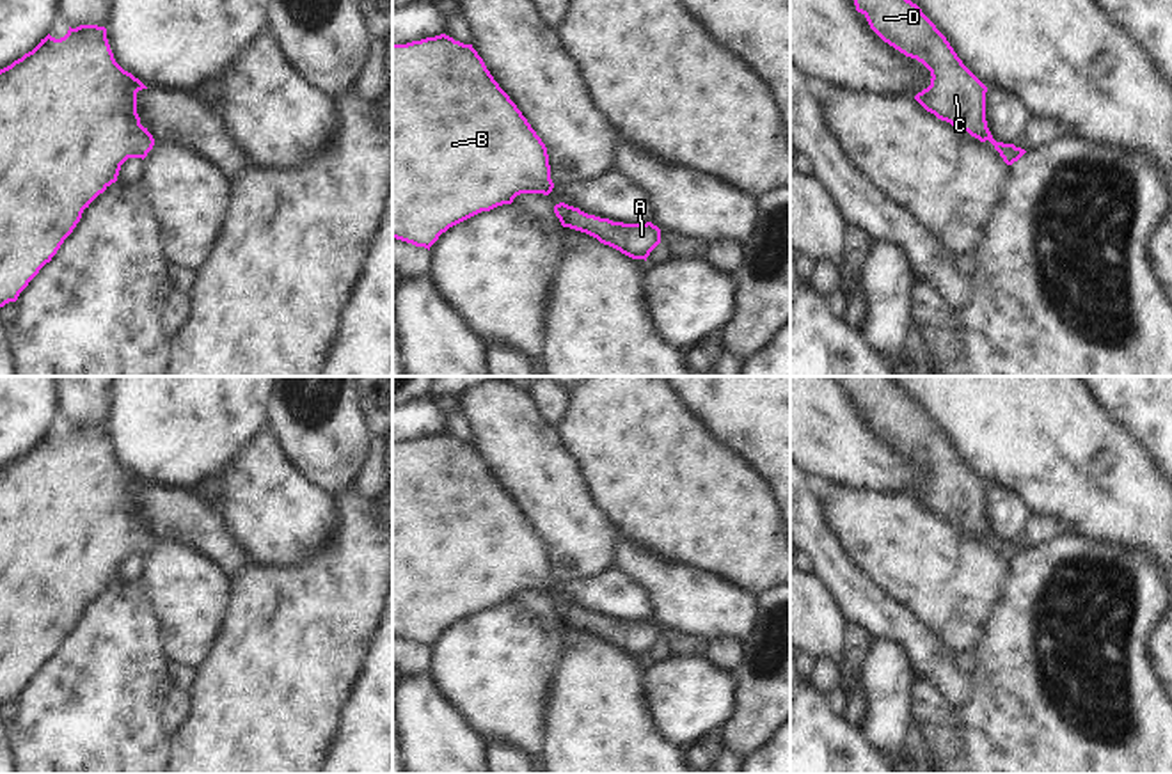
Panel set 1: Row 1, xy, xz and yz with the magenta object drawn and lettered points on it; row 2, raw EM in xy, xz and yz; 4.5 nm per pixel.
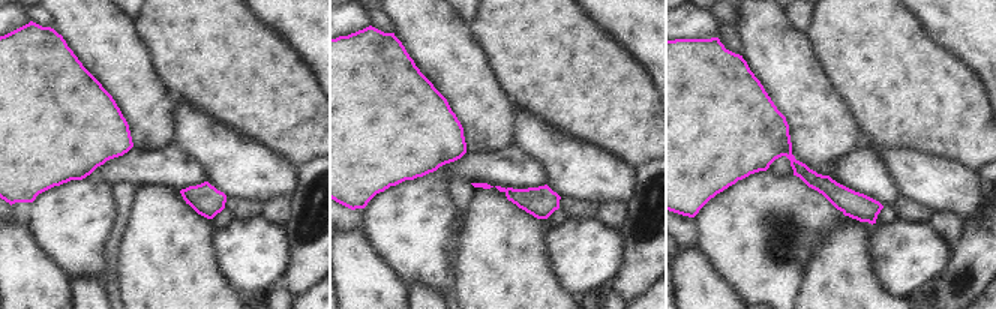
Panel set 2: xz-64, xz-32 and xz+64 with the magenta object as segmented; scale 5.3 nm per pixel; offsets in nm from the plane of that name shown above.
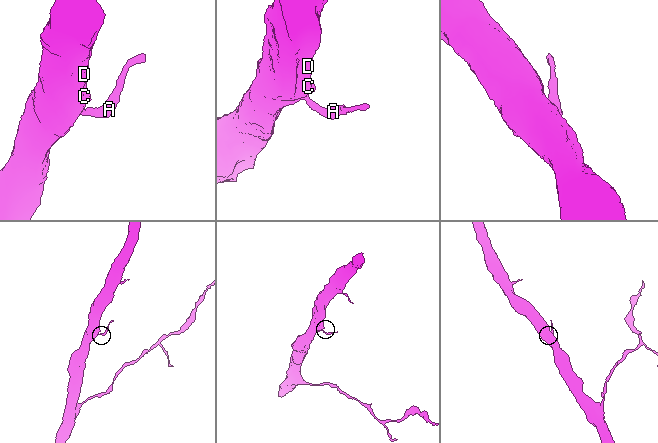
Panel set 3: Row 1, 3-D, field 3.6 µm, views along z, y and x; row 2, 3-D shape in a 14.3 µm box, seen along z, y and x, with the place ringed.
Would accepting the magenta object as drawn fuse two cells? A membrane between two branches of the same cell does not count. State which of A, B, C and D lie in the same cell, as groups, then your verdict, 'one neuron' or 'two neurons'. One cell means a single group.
A B C D; one neuron

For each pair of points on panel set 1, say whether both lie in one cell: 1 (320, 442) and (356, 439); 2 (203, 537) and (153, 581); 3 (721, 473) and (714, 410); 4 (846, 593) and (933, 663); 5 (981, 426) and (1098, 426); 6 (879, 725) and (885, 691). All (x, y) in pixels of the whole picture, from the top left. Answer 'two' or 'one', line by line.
1: one
2: two
3: two
4: one
5: one
6: one

